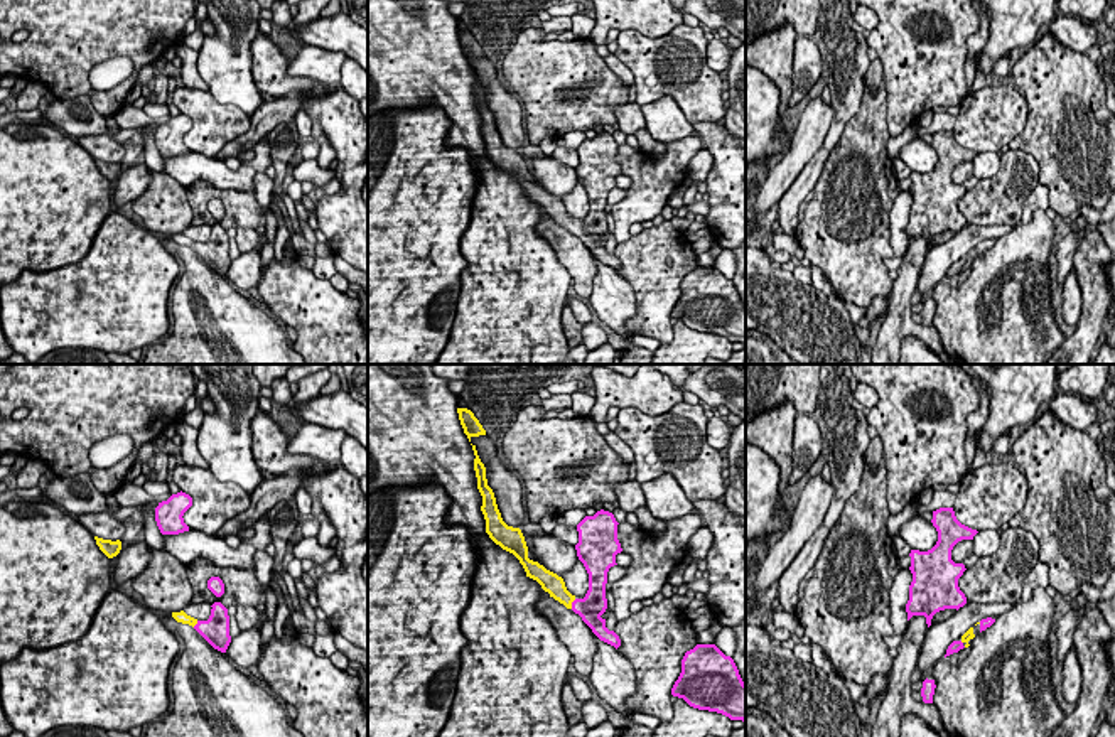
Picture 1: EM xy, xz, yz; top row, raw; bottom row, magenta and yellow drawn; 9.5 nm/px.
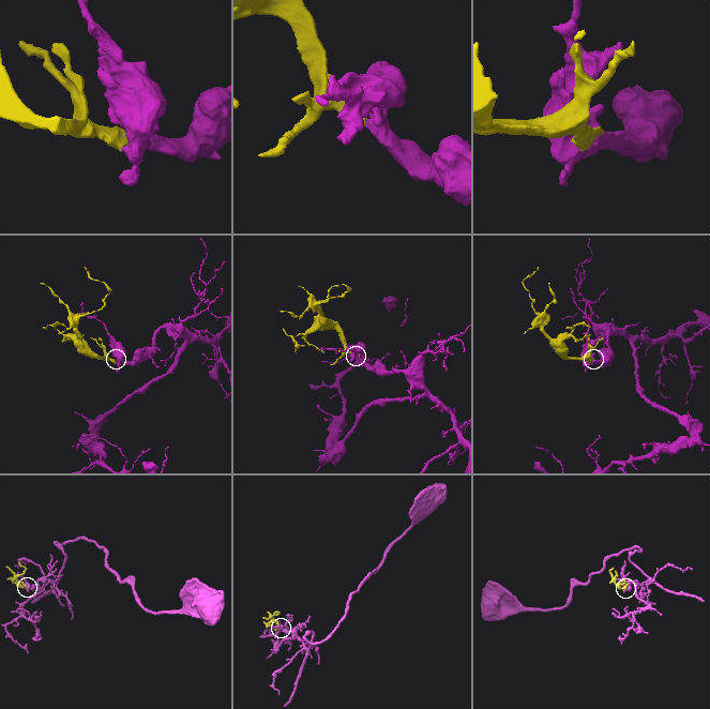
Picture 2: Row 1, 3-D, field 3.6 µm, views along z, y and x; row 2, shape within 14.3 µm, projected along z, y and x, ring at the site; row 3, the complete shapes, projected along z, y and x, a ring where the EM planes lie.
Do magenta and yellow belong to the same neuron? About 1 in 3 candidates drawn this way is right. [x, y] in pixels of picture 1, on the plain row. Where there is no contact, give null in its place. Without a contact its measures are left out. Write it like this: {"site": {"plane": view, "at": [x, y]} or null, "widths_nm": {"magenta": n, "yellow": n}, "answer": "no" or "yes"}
{"site": {"plane": "xz", "at": [572, 226]}, "widths_nm": {"magenta": 240, "yellow": 190}, "answer": "yes"}

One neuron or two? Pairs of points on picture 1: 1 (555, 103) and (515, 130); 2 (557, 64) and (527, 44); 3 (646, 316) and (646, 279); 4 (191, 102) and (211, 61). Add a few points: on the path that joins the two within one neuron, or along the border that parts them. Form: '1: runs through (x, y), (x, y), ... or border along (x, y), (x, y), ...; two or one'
1: border along (525, 135), (527, 140); two
2: runs through (550, 64), (533, 51); one
3: runs through (646, 307), (646, 287); one
4: border along (208, 91), (218, 102), (233, 103), (243, 110); two

